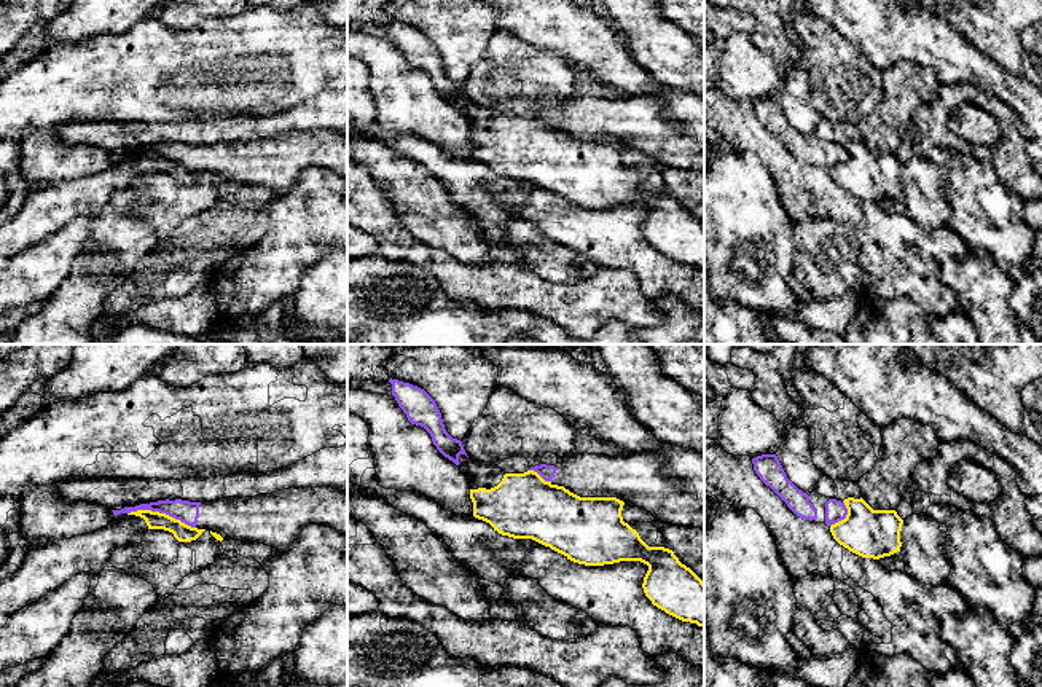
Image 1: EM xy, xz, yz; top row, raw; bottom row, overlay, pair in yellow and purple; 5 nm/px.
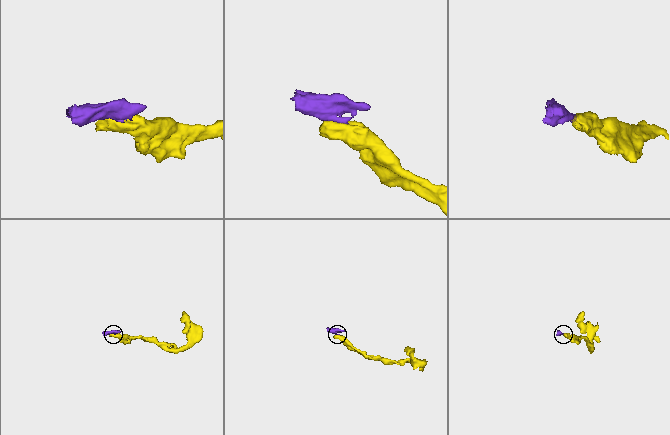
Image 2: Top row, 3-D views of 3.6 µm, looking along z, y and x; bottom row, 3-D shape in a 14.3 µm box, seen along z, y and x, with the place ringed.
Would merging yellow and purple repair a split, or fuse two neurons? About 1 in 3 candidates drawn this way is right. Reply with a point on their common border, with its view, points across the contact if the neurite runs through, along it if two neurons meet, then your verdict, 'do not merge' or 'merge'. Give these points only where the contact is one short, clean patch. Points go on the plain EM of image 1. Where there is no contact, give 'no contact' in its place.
contact xy (161, 157); border xy (128, 155), (158, 153), (195, 171); do not merge

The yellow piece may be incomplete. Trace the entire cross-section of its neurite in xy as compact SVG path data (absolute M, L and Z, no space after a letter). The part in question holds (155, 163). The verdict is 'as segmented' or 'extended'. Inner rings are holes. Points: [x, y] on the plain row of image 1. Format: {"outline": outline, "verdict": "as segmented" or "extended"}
{"outline": "M137 153L116 158L91 177L40 186L25 198L14 218L0 225L0 271L14 255L56 234L76 217L99 217L116 191L142 186L148 172L169 174L178 185L196 183L206 174L166 156Z", "verdict": "extended"}

